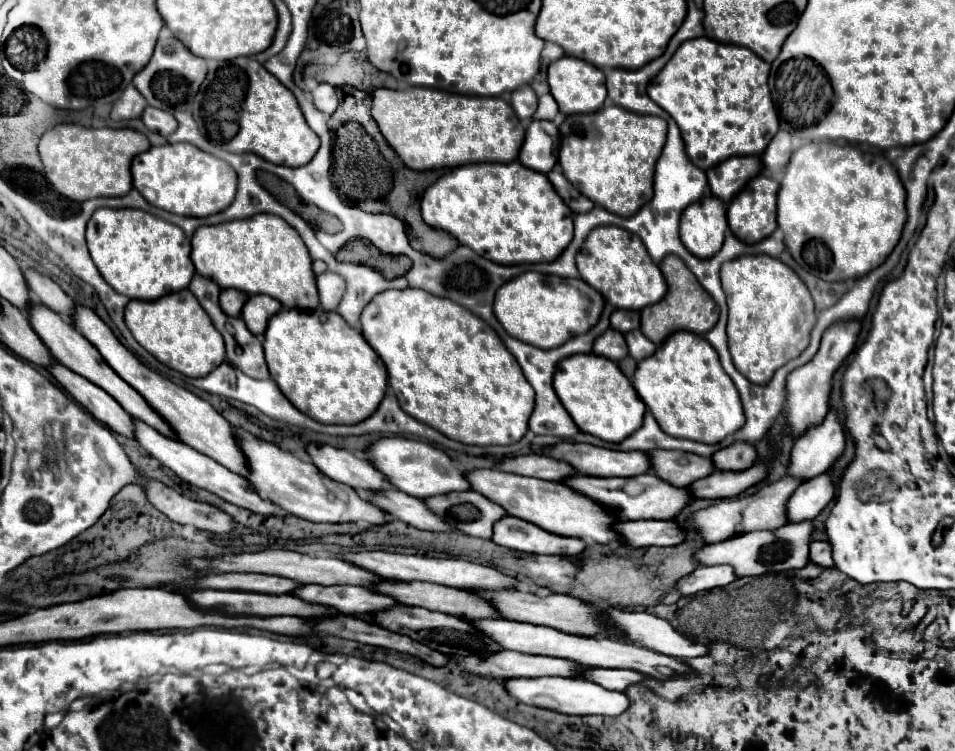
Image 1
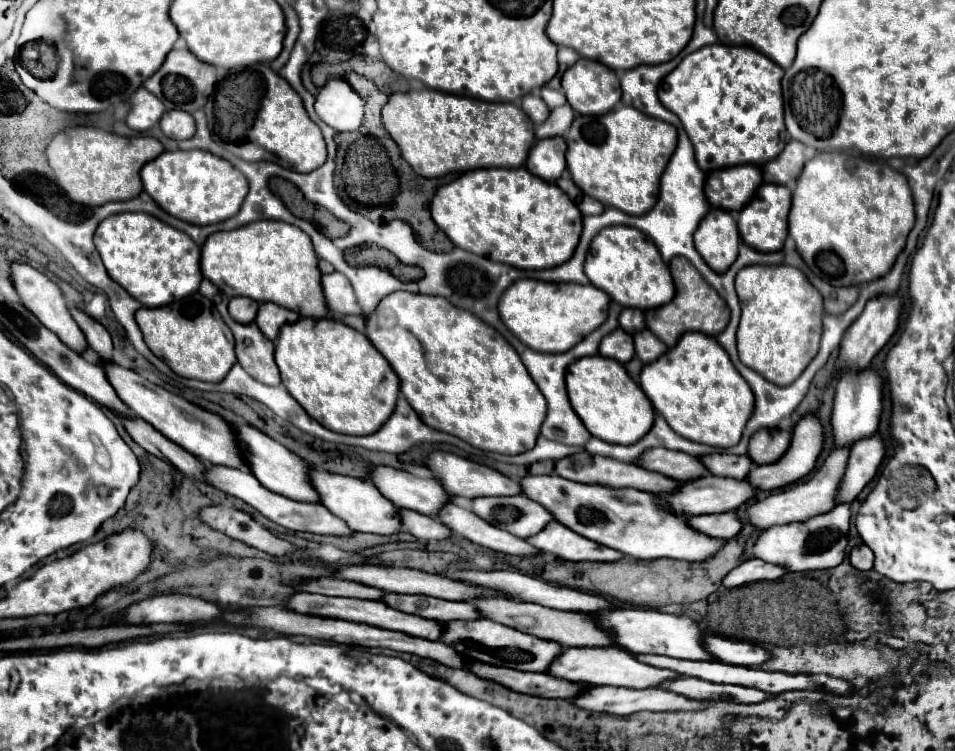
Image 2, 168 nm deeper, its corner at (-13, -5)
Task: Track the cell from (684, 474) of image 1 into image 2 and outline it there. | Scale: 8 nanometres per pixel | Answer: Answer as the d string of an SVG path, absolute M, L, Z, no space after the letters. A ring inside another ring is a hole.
M703 455L699 457L705 469L715 475L715 477L733 477L733 479L743 479L745 473L751 469L751 461L747 455Z

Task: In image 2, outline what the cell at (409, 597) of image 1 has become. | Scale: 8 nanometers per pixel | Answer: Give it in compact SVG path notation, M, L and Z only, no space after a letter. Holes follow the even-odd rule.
M487 597L487 599L475 599L469 601L483 619L519 629L523 633L541 637L541 639L549 639L549 641L557 641L563 647L605 647L611 645L611 635L605 633L603 629L597 627L597 623L593 621L591 615L581 617L581 613L571 613L571 611L557 611L557 609L549 609L543 605L535 605L535 603L519 603L513 599L505 599L505 597Z

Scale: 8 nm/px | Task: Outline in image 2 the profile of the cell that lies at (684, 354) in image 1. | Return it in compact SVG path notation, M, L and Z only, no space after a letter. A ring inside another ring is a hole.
M685 333L675 347L663 353L657 361L645 365L639 385L655 411L665 417L677 435L721 449L739 443L755 405L749 385L737 369L733 369L725 349L721 349L713 337L701 333Z

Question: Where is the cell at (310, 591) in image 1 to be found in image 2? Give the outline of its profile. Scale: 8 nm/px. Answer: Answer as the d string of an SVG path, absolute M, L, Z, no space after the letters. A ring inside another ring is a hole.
M385 593L379 601L389 605L391 609L433 619L433 621L451 621L451 619L477 619L479 613L463 603L463 601L445 601L425 595L399 595L399 593Z

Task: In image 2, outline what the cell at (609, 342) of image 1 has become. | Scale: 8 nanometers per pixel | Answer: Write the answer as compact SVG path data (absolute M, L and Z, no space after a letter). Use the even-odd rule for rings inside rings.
M615 329L613 333L605 335L601 345L599 345L599 355L615 359L619 363L627 363L635 357L635 349L633 349L633 337L629 333L625 333L623 329Z

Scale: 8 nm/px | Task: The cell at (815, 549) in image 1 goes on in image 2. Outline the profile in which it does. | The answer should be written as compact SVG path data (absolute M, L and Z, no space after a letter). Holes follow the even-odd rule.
M859 545L859 547L851 549L847 559L859 571L869 571L873 567L873 551L869 547L865 547L865 545Z

